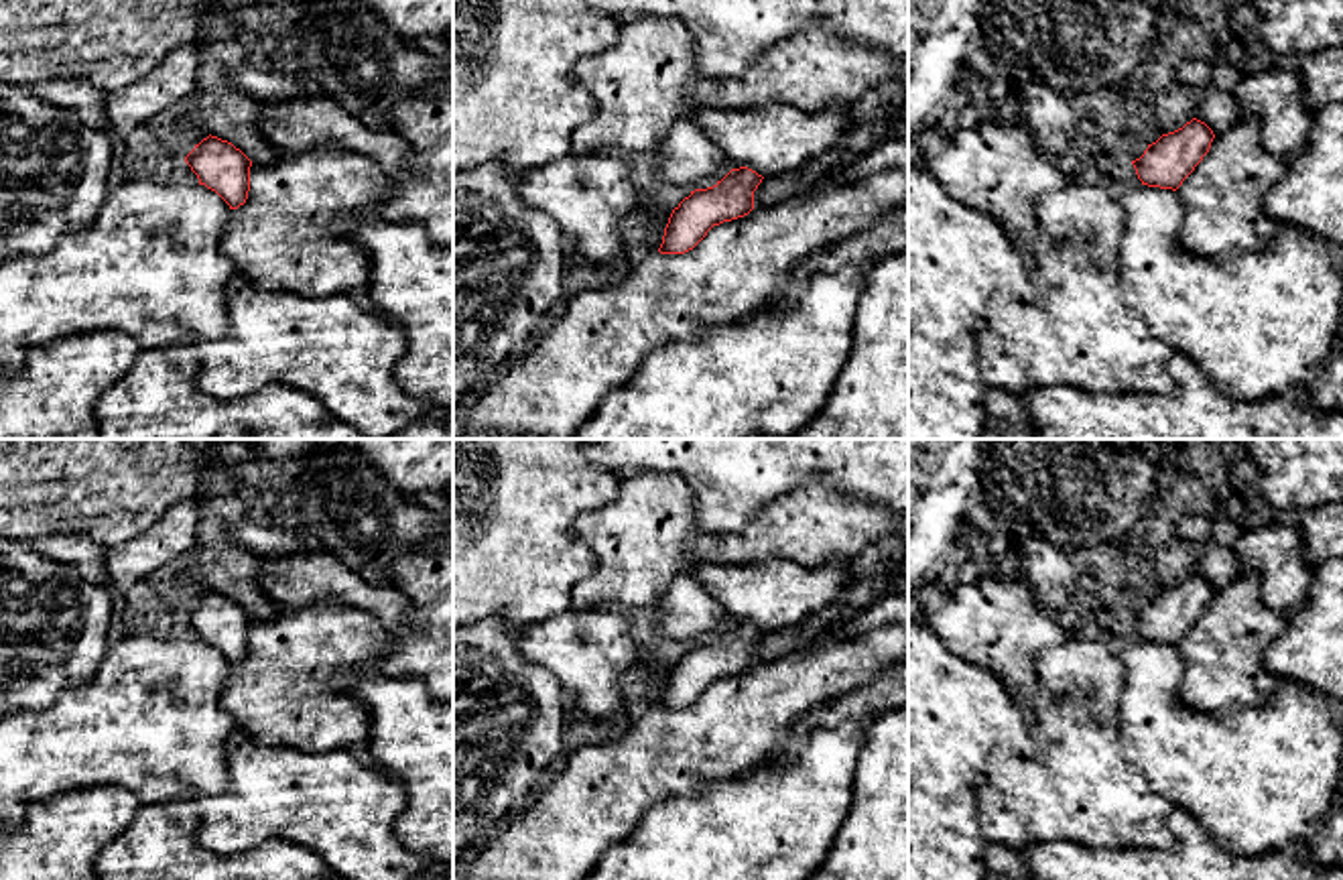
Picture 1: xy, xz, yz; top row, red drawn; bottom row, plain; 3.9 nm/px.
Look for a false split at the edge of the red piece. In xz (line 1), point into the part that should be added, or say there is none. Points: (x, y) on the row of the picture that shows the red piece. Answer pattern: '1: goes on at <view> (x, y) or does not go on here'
1: does not go on here

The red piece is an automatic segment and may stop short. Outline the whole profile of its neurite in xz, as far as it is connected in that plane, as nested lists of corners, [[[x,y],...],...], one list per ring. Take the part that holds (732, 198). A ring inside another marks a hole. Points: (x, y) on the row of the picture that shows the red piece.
[[[748,167],[731,169],[707,189],[695,189],[670,213],[660,254],[693,250],[713,226],[748,215],[754,209],[754,191],[762,175]]]

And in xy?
[[[207,136],[185,156],[199,185],[215,191],[230,209],[246,203],[252,161],[232,142]]]

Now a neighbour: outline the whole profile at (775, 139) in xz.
[[[780,102],[756,108],[697,108],[689,118],[725,154],[731,169],[748,167],[764,179],[803,167],[851,126],[847,106],[803,112]]]

